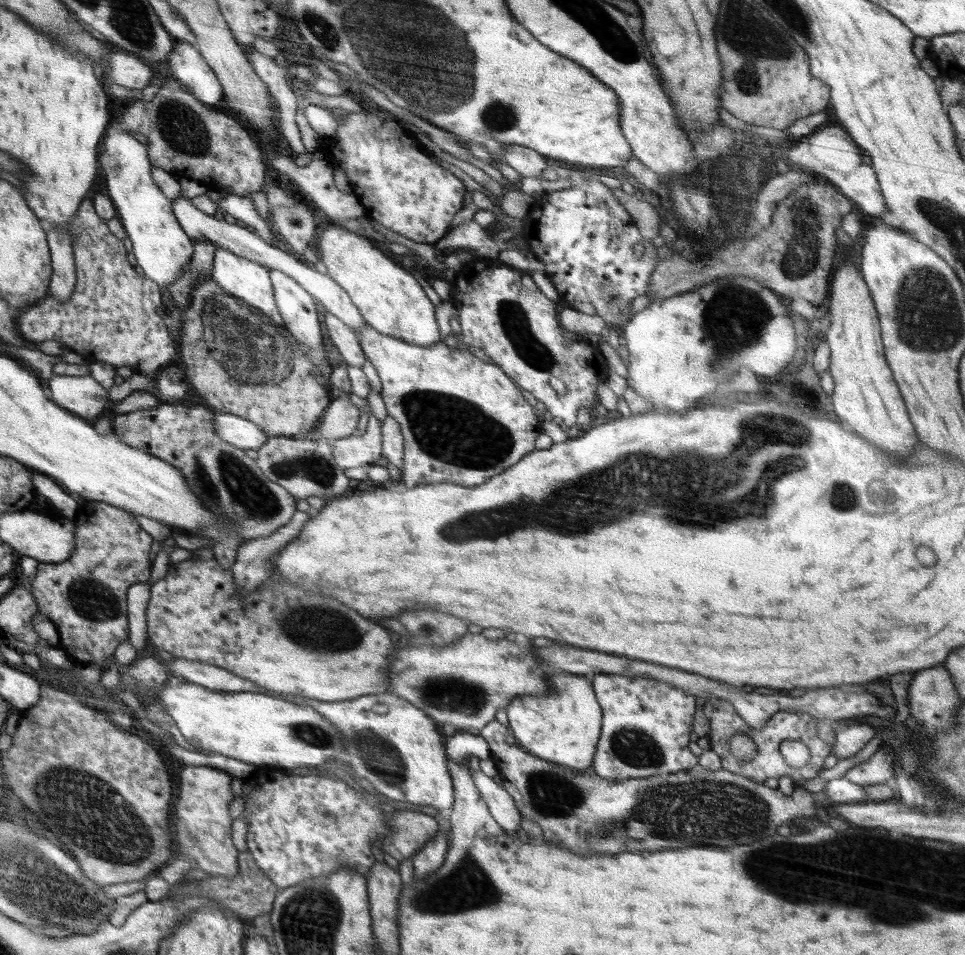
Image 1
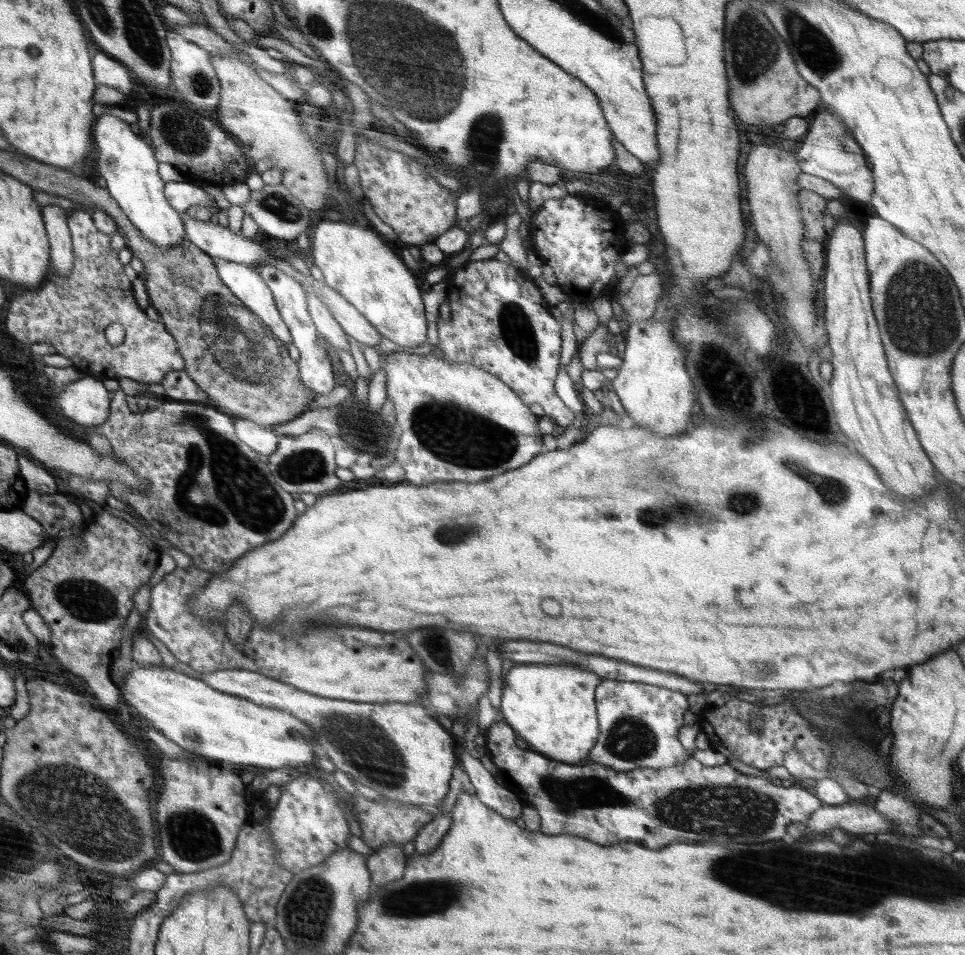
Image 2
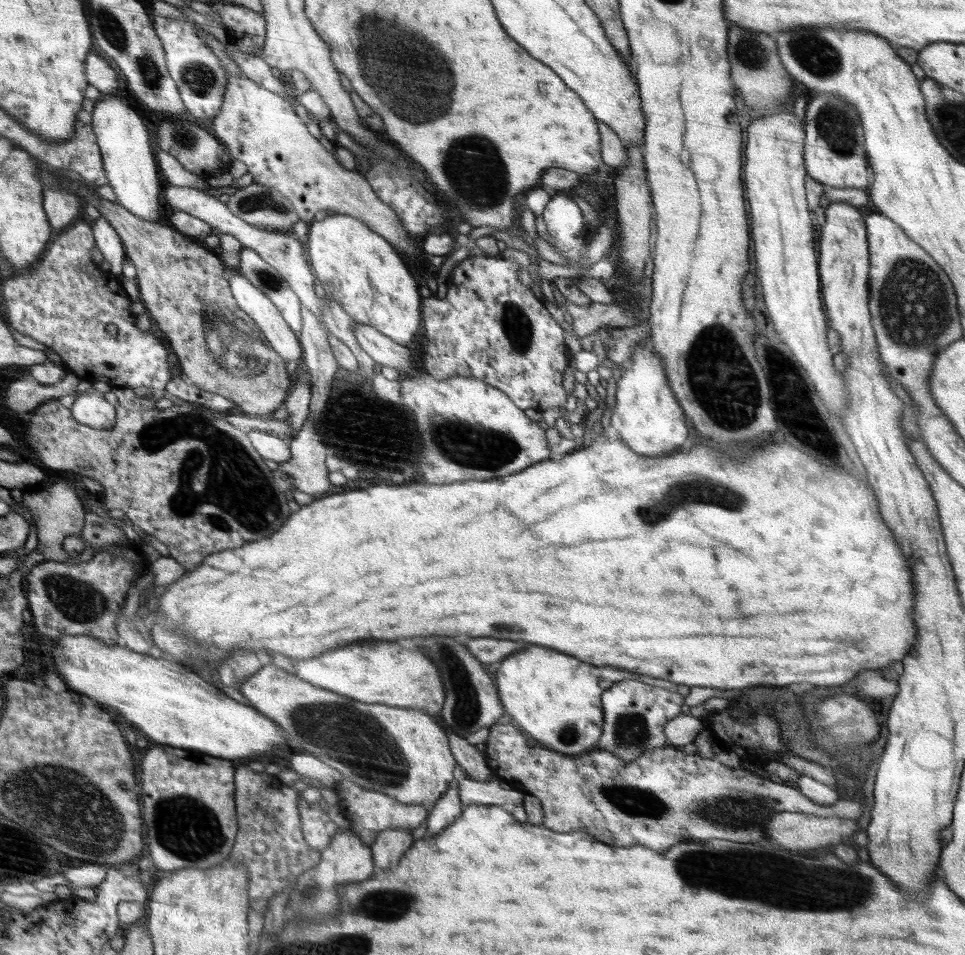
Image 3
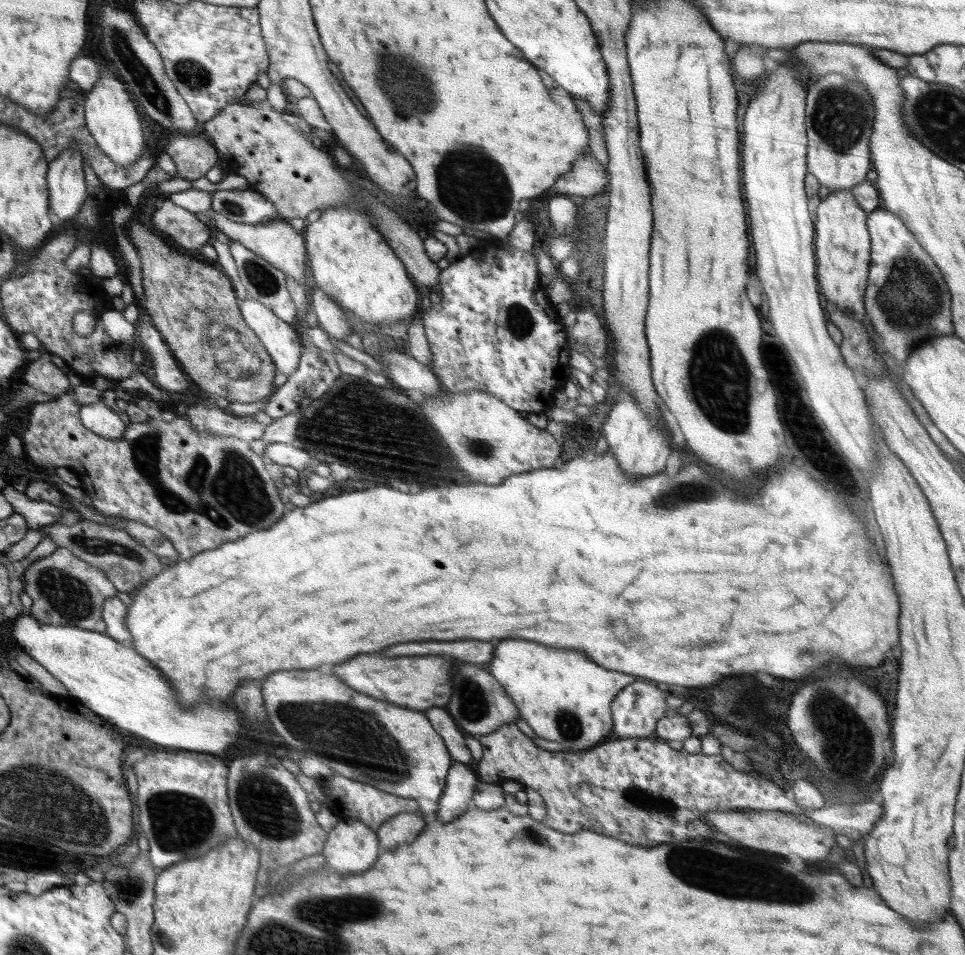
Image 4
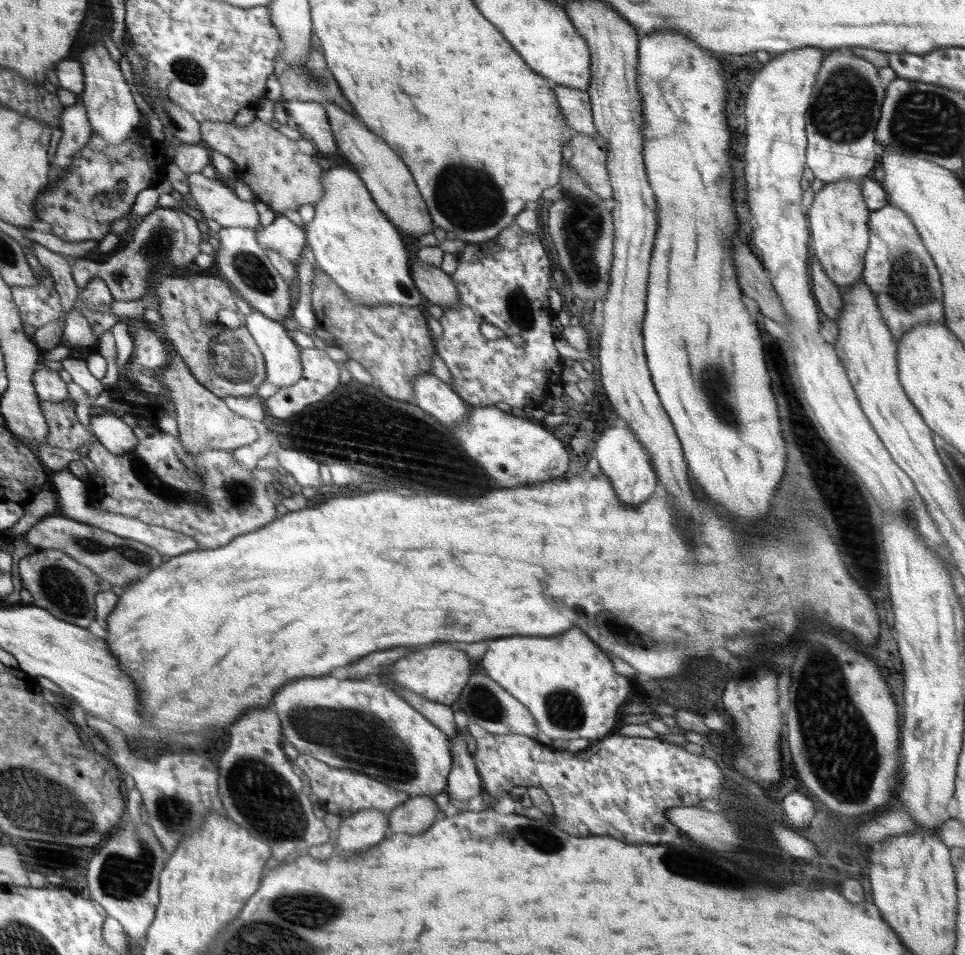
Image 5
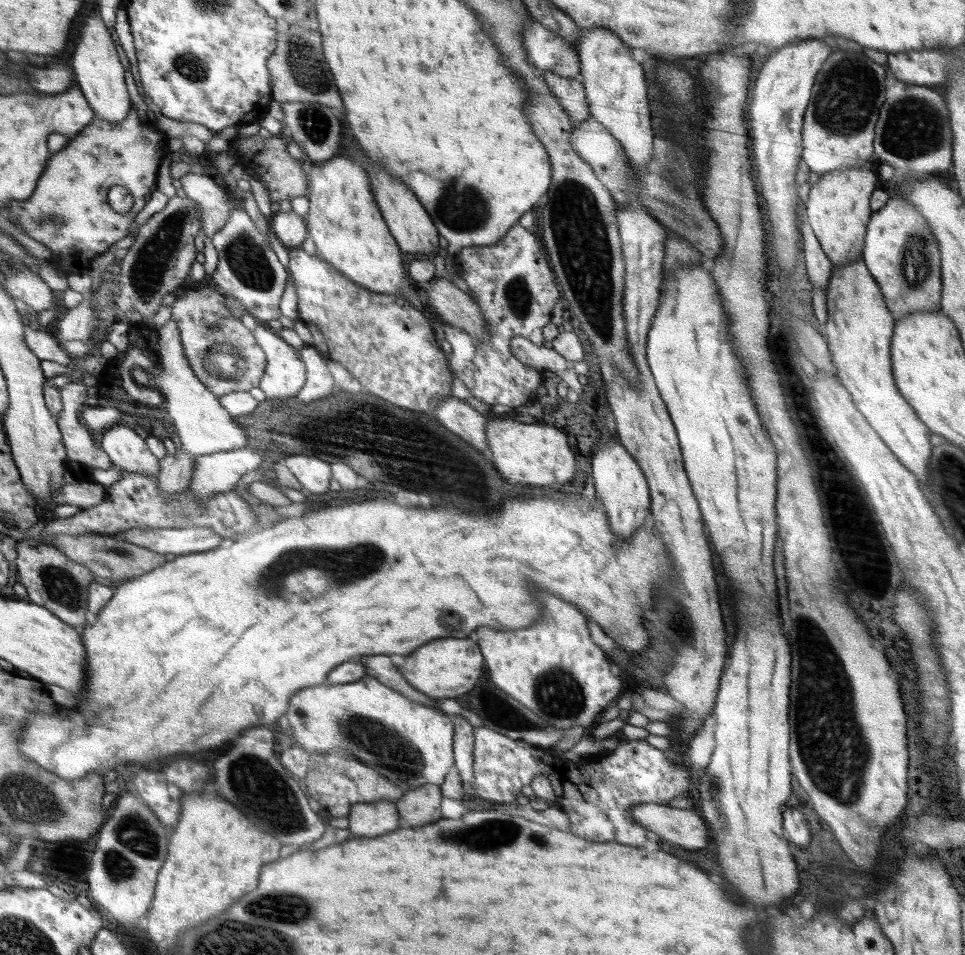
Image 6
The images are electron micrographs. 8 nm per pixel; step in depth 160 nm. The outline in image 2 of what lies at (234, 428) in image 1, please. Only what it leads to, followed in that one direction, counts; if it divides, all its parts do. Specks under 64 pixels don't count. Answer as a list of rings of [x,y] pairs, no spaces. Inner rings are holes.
[[[239,417],[234,421],[235,434],[243,444],[251,446],[258,454],[266,456],[270,456],[276,450],[280,437],[272,428]]]

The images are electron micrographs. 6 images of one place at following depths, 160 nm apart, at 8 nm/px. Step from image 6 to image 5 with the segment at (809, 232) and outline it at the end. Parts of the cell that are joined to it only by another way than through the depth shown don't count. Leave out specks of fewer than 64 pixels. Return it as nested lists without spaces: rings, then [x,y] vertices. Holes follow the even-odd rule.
[[[812,256],[810,266],[810,276],[812,276],[812,286],[814,291],[814,297],[817,302],[818,308],[826,314],[826,316],[838,322],[839,312],[842,305],[846,302],[842,300],[841,292],[839,288],[835,286],[834,281],[831,281],[825,273],[824,267],[820,264],[820,261]]]

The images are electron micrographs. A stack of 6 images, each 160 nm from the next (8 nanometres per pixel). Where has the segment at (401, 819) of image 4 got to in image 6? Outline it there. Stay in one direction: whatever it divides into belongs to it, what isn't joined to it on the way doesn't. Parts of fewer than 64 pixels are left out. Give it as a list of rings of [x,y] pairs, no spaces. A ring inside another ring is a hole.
[[[435,784],[422,785],[418,789],[406,791],[394,804],[403,818],[403,826],[422,826],[439,821],[443,800],[440,787]]]

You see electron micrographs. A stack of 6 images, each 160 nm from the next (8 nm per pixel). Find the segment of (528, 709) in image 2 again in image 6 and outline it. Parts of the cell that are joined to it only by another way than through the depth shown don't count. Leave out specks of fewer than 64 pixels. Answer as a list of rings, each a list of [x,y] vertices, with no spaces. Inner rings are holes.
[[[536,592],[548,606],[544,620],[516,630],[476,630],[494,685],[530,708],[558,730],[581,726],[588,733],[598,724],[598,716],[622,696],[620,678],[611,674],[610,659],[590,639],[587,618],[576,606],[558,600],[548,592]]]

